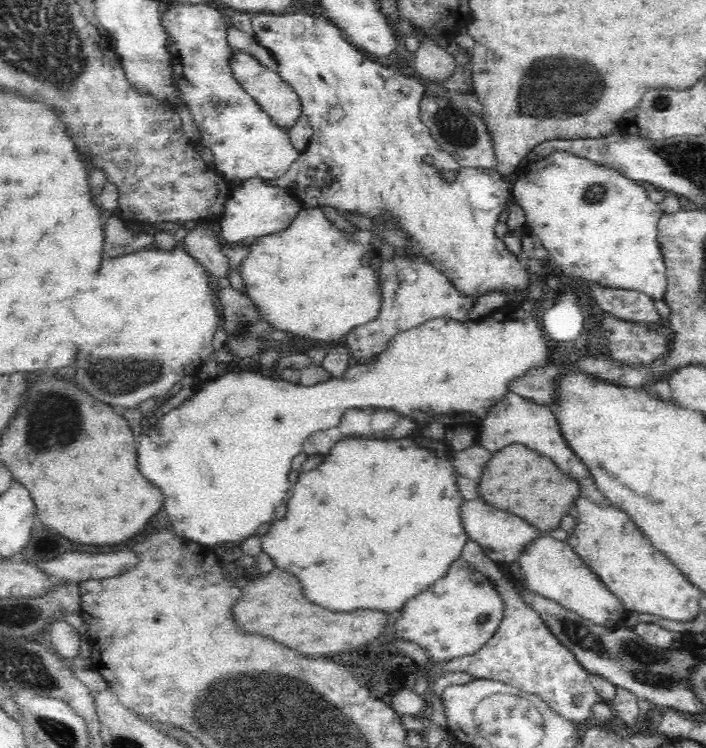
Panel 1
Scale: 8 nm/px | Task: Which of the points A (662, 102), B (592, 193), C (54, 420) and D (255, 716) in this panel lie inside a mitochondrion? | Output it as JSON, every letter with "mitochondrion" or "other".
{"A":"mitochondrion","B":"mitochondrion","C":"mitochondrion","D":"mitochondrion"}

